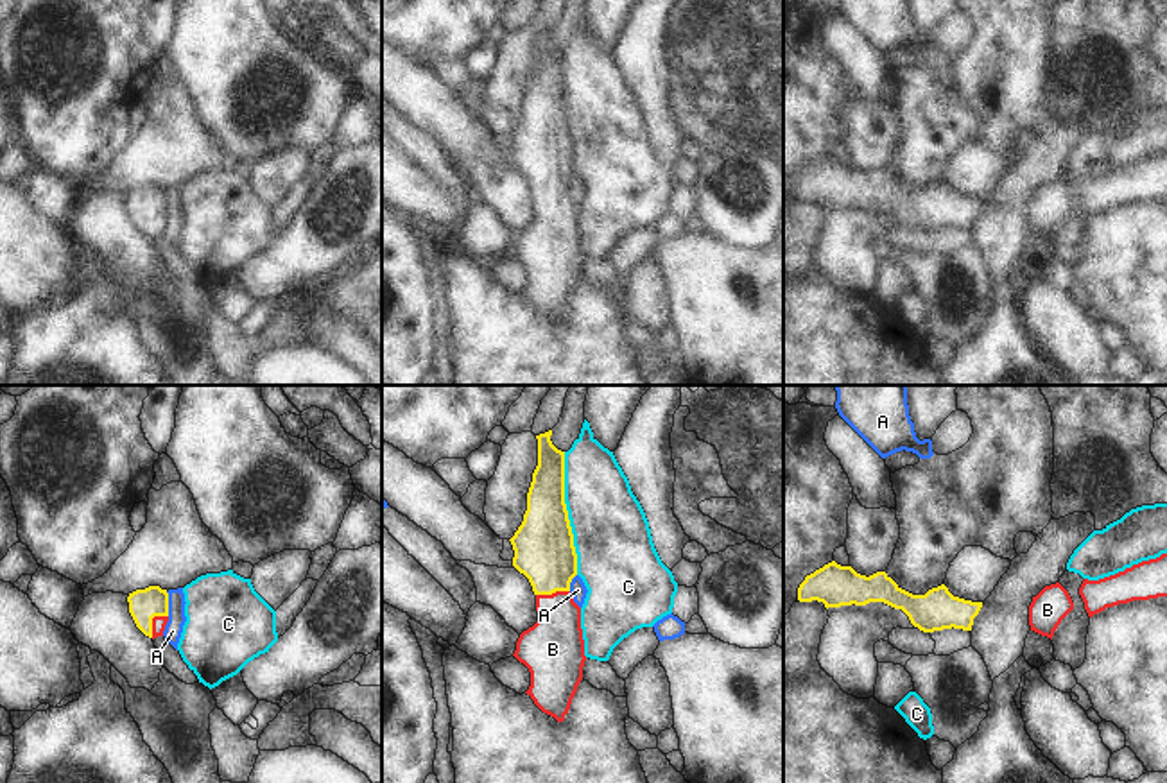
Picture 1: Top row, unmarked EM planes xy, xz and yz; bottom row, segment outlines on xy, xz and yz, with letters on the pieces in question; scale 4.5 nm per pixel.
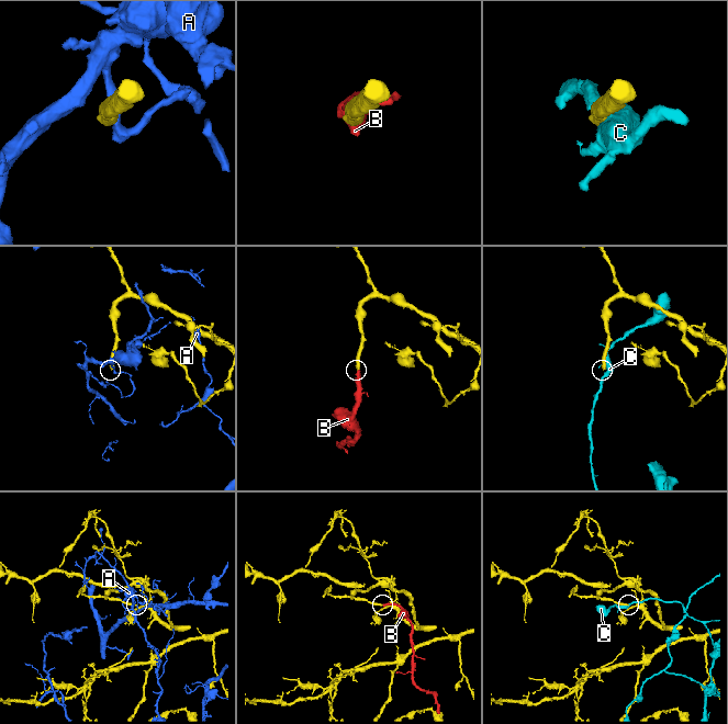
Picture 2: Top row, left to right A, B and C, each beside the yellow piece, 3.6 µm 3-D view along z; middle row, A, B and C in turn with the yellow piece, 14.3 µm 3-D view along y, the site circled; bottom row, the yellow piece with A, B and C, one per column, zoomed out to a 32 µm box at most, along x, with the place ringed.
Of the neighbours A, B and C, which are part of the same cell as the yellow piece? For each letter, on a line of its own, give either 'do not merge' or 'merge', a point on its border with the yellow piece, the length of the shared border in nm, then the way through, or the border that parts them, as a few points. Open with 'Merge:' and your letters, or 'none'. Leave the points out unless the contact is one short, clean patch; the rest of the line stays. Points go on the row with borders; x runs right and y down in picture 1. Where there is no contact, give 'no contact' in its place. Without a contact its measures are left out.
Merge: B
A: do not merge; meets yellow in xy at (167, 604); contact 110 nm long
B: merge; meets yellow in xy at (151, 620); contact 130 nm long; runs through xy (144, 604), (151, 620), (158, 622)
C: do not merge; meets yellow in xz at (567, 513); contact 550 nm long

